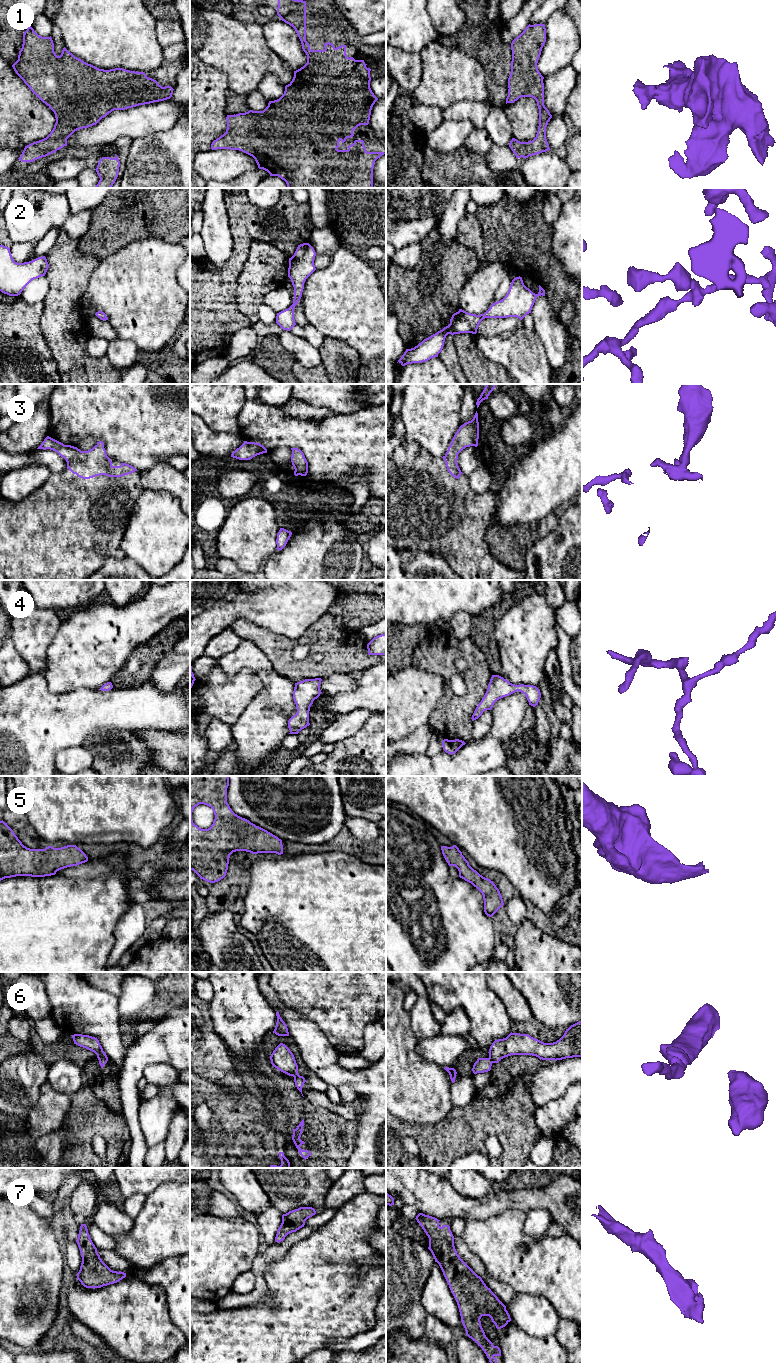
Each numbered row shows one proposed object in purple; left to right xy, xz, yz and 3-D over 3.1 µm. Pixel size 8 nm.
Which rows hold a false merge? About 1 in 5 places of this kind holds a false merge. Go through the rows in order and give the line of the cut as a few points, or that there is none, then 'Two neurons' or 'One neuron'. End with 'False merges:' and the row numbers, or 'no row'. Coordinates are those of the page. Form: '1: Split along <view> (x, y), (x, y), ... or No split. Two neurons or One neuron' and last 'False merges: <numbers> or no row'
1: No split. One neuron
2: No split. One neuron
3: No split. One neuron
4: No split. One neuron
5: No split. One neuron
6: No split. One neuron
7: No split. One neuron
False merges: no row

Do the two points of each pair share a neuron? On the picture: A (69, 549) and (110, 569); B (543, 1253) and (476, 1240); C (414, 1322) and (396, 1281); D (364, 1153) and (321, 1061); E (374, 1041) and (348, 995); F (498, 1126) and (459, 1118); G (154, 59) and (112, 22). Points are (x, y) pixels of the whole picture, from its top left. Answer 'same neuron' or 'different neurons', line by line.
A: different neurons
B: same neuron
C: same neuron
D: same neuron
E: different neurons
F: same neuron
G: same neuron

